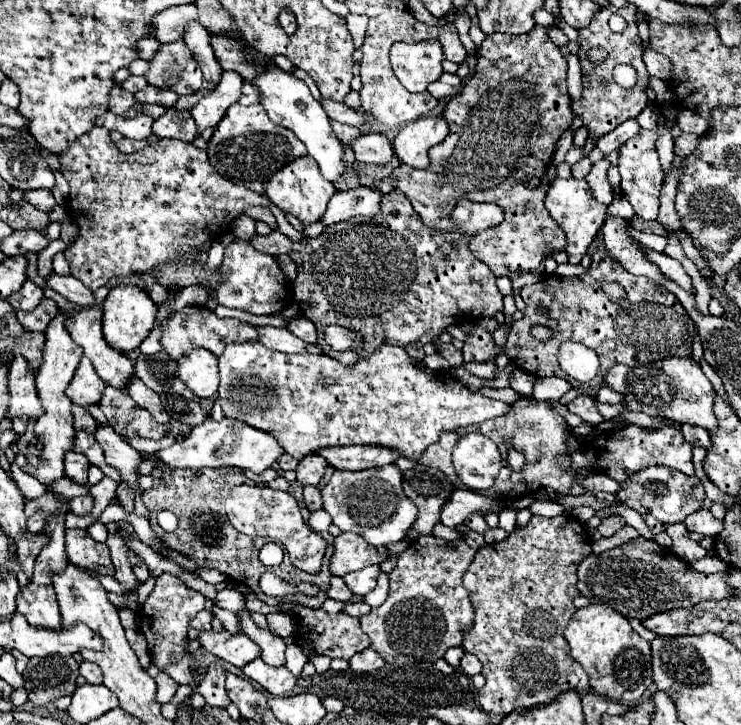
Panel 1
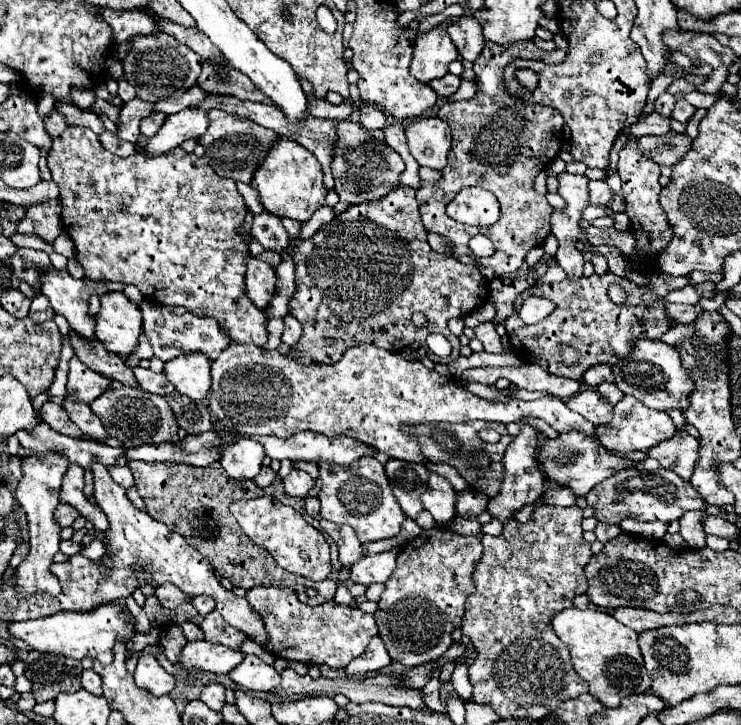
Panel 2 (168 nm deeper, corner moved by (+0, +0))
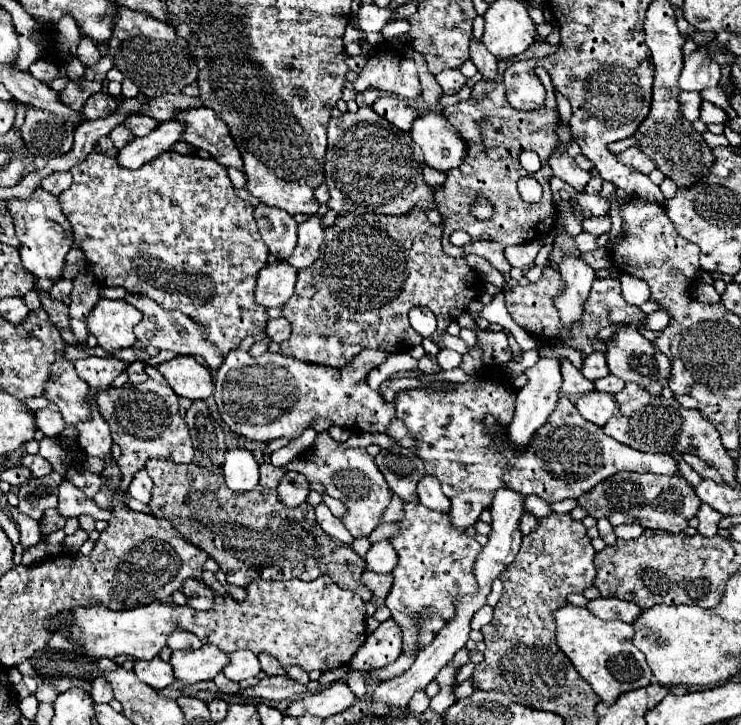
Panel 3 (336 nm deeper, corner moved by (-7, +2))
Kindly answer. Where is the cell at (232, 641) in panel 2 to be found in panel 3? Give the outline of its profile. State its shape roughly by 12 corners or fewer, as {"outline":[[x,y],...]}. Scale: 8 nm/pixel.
{"outline":[[327,574],[253,580],[205,612],[73,608],[53,632],[91,658],[151,660],[179,626],[227,654],[345,666],[365,602]]}

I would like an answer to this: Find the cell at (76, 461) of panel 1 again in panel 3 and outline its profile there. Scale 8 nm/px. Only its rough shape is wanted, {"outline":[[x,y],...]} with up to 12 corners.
{"outline":[[67,476],[59,484],[57,510],[67,518],[111,512],[89,500]]}

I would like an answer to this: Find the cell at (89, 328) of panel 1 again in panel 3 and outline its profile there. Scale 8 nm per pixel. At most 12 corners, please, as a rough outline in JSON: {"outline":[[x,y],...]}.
{"outline":[[59,198],[7,200],[25,270],[57,284],[73,244]]}

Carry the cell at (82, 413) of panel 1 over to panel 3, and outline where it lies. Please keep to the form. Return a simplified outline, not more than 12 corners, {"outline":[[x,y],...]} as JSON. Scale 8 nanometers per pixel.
{"outline":[[53,402],[35,412],[35,424],[45,436],[67,428]]}

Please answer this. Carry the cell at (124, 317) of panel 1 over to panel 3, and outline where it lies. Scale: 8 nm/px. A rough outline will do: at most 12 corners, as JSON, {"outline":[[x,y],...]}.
{"outline":[[101,298],[87,328],[111,354],[137,342],[143,314],[129,302]]}

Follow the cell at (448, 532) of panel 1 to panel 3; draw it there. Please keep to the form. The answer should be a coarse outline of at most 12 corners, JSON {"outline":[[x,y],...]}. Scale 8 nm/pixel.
{"outline":[[393,494],[381,522],[403,519],[403,501]]}

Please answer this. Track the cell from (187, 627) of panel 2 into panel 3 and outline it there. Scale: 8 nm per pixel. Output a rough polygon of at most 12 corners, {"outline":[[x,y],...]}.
{"outline":[[177,630],[167,644],[173,650],[195,650],[203,646],[193,632]]}

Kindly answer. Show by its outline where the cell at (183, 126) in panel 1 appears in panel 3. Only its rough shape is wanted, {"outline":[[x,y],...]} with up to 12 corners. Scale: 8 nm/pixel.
{"outline":[[133,114],[125,120],[135,136],[145,136],[157,128],[157,120],[145,114]]}

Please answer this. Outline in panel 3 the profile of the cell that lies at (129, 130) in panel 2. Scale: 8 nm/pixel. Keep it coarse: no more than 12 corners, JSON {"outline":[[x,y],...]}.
{"outline":[[119,124],[109,134],[121,150],[135,140],[135,134]]}

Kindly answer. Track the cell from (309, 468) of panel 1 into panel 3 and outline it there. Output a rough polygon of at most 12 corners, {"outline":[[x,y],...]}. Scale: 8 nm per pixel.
{"outline":[[287,472],[277,494],[283,504],[299,506],[309,494],[309,480]]}

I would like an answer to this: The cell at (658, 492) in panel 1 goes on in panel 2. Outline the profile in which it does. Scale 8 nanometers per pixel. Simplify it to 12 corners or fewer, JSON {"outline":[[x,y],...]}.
{"outline":[[666,468],[620,470],[584,498],[594,518],[668,524],[704,508]]}

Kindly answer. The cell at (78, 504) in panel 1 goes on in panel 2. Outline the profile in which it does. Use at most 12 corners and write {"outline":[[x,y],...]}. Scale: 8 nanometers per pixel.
{"outline":[[60,502],[54,510],[58,526],[72,526],[78,512]]}

